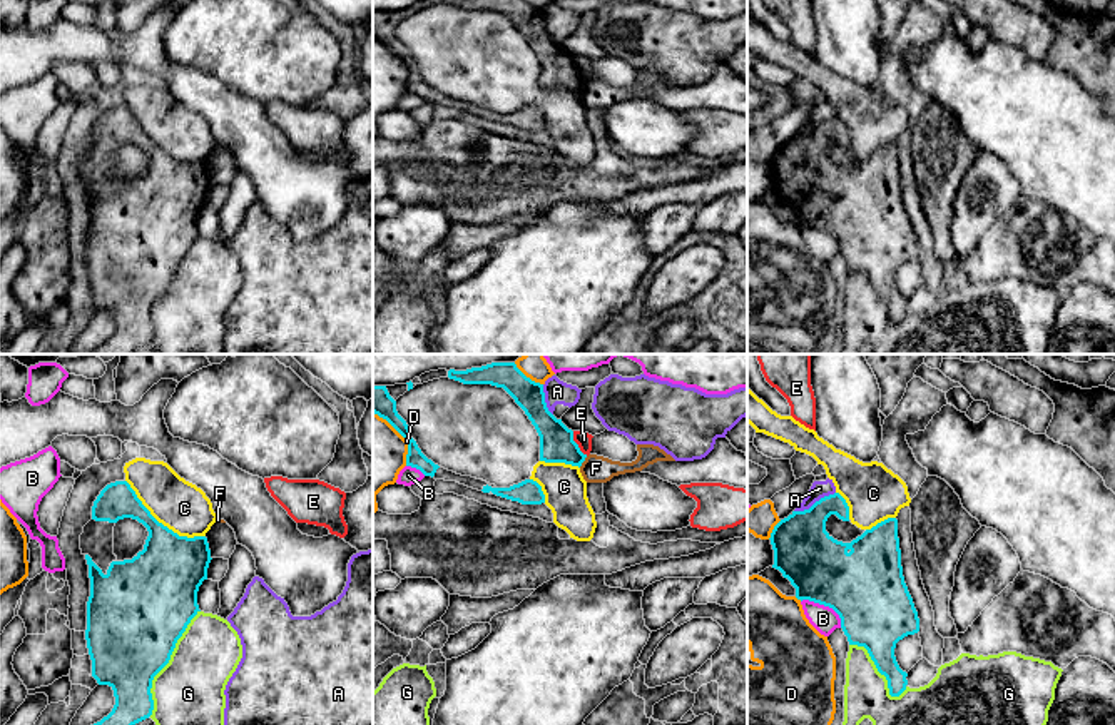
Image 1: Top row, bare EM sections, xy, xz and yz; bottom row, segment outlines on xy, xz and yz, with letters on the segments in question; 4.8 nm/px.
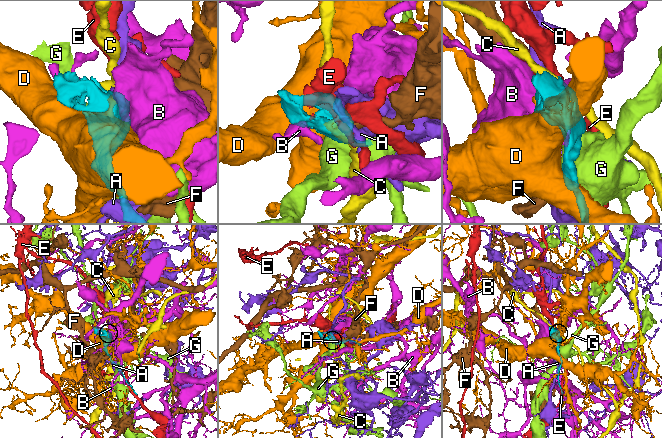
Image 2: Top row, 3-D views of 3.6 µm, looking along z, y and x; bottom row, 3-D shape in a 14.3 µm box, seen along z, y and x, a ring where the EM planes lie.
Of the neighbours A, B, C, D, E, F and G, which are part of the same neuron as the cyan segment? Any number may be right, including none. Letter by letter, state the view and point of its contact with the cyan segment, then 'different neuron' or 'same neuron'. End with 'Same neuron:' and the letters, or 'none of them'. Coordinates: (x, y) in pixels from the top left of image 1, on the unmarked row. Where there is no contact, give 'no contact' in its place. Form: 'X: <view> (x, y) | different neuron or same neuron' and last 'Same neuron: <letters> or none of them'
A: yz (816, 127) | different neuron
B: yz (826, 231) | different neuron
C: xy (161, 149) | different neuron
D: xz (402, 60) | different neuron
E: xz (577, 70) | different neuron
F: xz (584, 86) | different neuron
G: xy (168, 288) | different neuron
Same neuron: none of them

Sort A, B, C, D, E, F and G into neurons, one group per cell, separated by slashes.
A / B / C / D / E / F / G

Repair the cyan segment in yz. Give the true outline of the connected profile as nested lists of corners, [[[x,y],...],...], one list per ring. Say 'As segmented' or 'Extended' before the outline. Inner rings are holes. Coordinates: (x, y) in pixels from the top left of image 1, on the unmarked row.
As segmented. [[[839,120],[792,137],[772,159],[772,194],[796,214],[797,226],[832,234],[849,271],[864,272],[886,302],[891,322],[908,311],[896,287],[899,266],[919,257],[919,244],[901,192],[898,145],[888,144],[851,169],[834,165],[826,147],[836,140],[849,147],[849,132]]]

